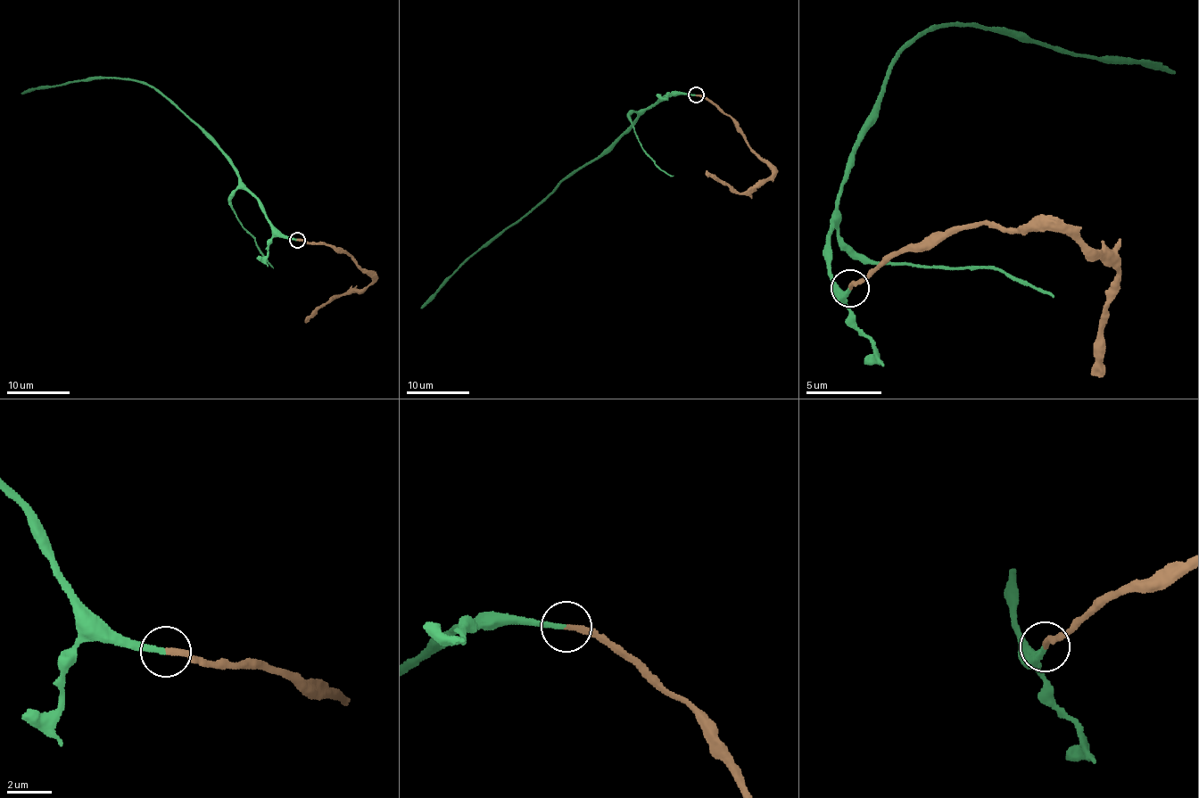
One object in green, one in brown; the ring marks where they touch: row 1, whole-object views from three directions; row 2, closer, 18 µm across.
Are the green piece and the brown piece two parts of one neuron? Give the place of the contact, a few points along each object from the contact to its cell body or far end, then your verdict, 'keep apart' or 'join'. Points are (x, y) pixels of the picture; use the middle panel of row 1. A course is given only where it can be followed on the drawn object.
at (696, 94); green runs (697, 94), (669, 94), (649, 107), (612, 149), (559, 181), (535, 209), (484, 242), (421, 308); brown runs (697, 94), (715, 103), (732, 120), (752, 152), (769, 165), (773, 174), (747, 191), (736, 193), (705, 172); join

